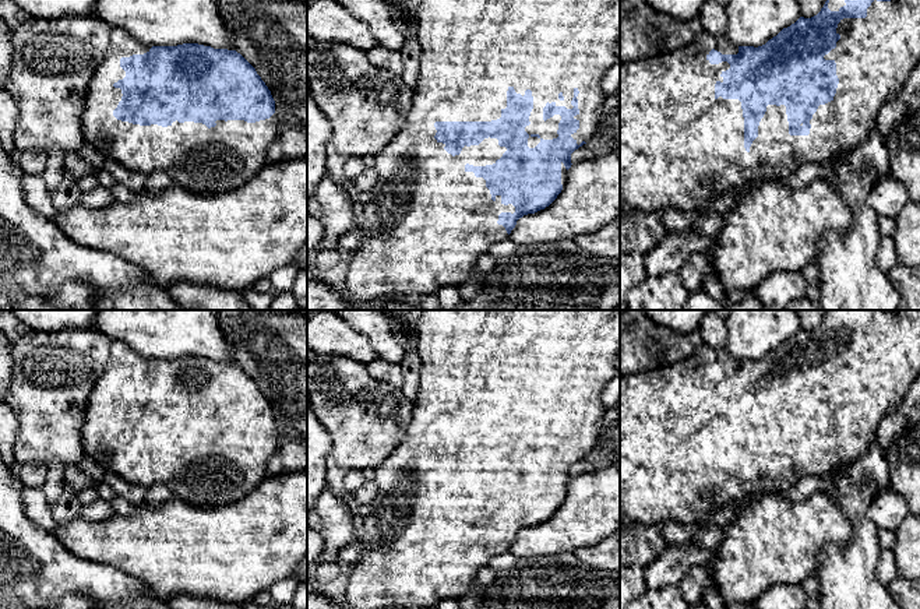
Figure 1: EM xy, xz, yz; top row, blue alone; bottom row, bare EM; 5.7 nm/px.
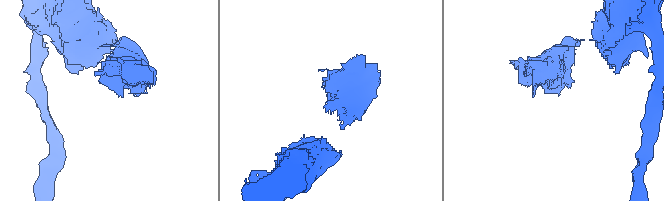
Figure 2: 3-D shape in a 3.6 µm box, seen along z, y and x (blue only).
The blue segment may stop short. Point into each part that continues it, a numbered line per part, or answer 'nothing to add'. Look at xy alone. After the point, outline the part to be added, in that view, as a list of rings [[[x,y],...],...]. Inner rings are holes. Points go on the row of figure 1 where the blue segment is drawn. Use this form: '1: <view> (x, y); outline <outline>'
1: xy (204, 161); outline [[[123,28],[110,29],[110,46],[102,63],[95,68],[87,88],[82,110],[82,135],[85,142],[95,147],[105,158],[117,161],[126,168],[141,172],[145,176],[162,170],[170,176],[173,183],[194,194],[223,194],[247,184],[268,162],[267,149],[276,140],[279,130],[279,120],[276,113],[274,113],[269,119],[255,123],[247,123],[244,120],[216,120],[216,126],[211,129],[208,129],[202,123],[179,123],[177,120],[168,127],[162,127],[158,124],[140,126],[117,120],[113,116],[113,110],[117,108],[123,96],[121,89],[114,88],[113,84],[126,77],[126,71],[120,67],[120,59],[130,57],[133,54],[144,54],[149,52],[151,47],[152,46],[140,45]]]

